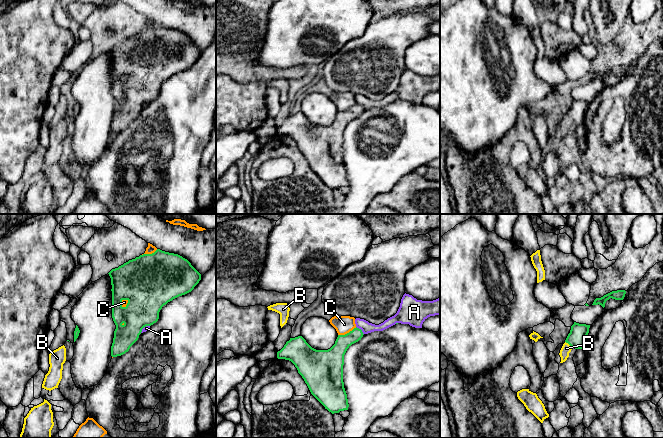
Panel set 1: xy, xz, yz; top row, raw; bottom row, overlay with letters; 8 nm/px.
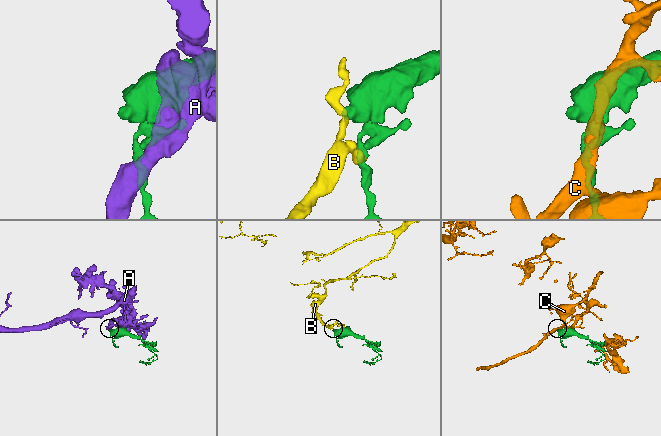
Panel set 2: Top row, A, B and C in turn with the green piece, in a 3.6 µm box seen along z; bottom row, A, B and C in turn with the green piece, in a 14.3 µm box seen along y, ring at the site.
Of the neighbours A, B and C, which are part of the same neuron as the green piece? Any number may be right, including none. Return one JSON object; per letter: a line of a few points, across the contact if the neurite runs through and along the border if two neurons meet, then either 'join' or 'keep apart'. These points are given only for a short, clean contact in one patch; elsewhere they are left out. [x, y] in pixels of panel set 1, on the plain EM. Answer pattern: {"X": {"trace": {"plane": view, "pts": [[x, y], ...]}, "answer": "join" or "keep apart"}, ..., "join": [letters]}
{"A": {"answer": "keep apart"}, "B": {"trace": {"plane": "yz", "pts": [[576, 114], [569, 120], [566, 124]]}, "answer": "join"}, "C": {"answer": "keep apart"}, "join": ["B"]}

